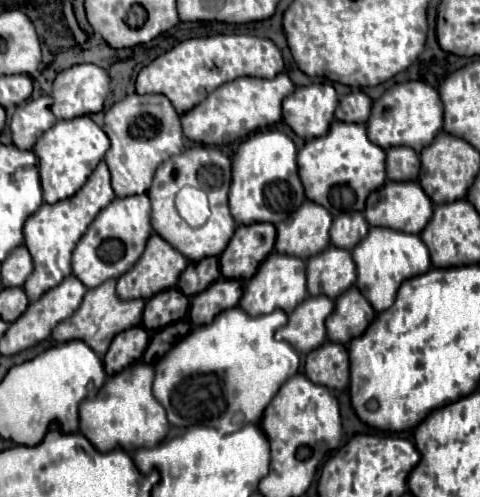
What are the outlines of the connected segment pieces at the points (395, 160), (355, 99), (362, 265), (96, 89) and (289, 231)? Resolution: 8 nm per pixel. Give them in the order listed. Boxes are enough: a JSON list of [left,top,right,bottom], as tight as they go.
[[387,148,419,180],[335,92,371,122],[351,228,431,312],[53,64,109,120],[275,200,331,260]]

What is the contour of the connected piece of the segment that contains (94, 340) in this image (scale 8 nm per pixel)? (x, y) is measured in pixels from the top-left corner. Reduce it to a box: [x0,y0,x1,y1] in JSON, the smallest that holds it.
[53,278,145,356]

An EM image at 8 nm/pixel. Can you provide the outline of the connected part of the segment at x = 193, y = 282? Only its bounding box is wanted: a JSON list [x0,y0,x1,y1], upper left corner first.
[179,256,221,296]

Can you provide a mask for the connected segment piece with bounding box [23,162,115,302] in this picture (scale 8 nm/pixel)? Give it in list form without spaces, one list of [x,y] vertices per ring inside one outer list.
[[[99,162],[85,186],[71,198],[55,202],[55,204],[41,204],[41,208],[25,222],[25,246],[33,256],[33,274],[27,278],[23,290],[27,292],[27,298],[39,300],[47,290],[61,284],[63,278],[71,274],[71,252],[79,238],[85,234],[87,226],[93,222],[99,210],[103,210],[111,200],[115,198],[115,192],[111,188],[111,176],[105,162]]]

